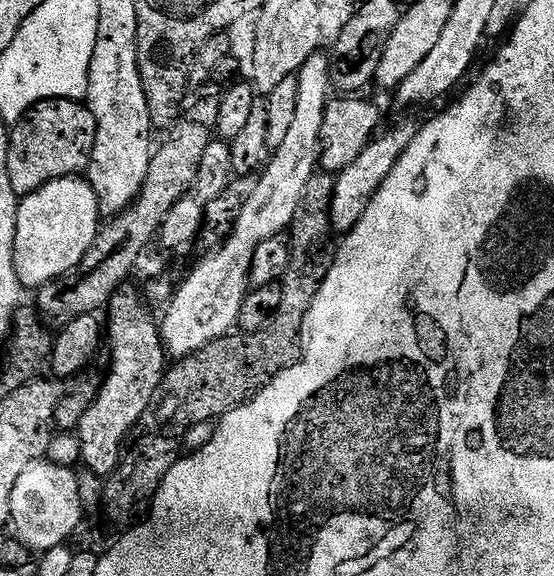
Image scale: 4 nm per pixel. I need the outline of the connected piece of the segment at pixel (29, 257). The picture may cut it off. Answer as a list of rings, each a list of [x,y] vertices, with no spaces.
[[[67,176],[65,180],[50,182],[46,186],[42,186],[34,194],[23,197],[20,201],[20,209],[18,210],[18,238],[14,238],[14,270],[18,270],[18,278],[20,279],[21,285],[25,289],[32,288],[31,290],[38,290],[43,284],[48,284],[54,278],[58,278],[62,274],[74,270],[74,266],[78,266],[78,262],[82,262],[82,258],[90,250],[96,233],[100,231],[101,227],[102,217],[100,207],[98,206],[98,198],[94,194],[92,187],[88,184],[87,179]]]

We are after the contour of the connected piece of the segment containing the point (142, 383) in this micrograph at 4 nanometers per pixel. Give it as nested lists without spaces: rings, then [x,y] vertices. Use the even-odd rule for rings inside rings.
[[[130,287],[119,288],[106,309],[106,344],[112,347],[112,369],[104,384],[102,380],[99,385],[96,400],[86,410],[78,429],[83,467],[102,478],[111,476],[120,464],[128,435],[157,399],[164,387],[164,374],[170,367],[157,317],[155,320],[148,313],[145,297]]]

